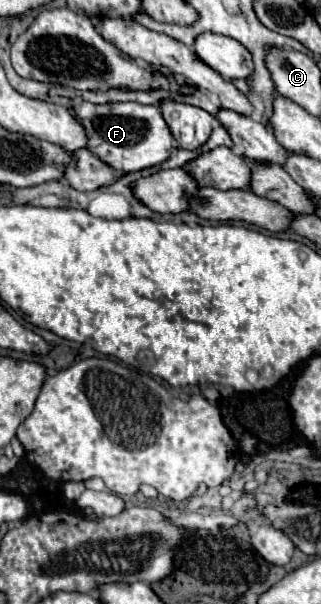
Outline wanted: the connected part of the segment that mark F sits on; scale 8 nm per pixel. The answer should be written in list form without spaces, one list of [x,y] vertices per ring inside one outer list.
[[[81,103],[73,109],[77,119],[83,123],[89,143],[87,147],[105,163],[109,163],[119,173],[131,173],[149,169],[169,159],[173,151],[173,135],[167,127],[161,111],[153,105],[139,103]]]

